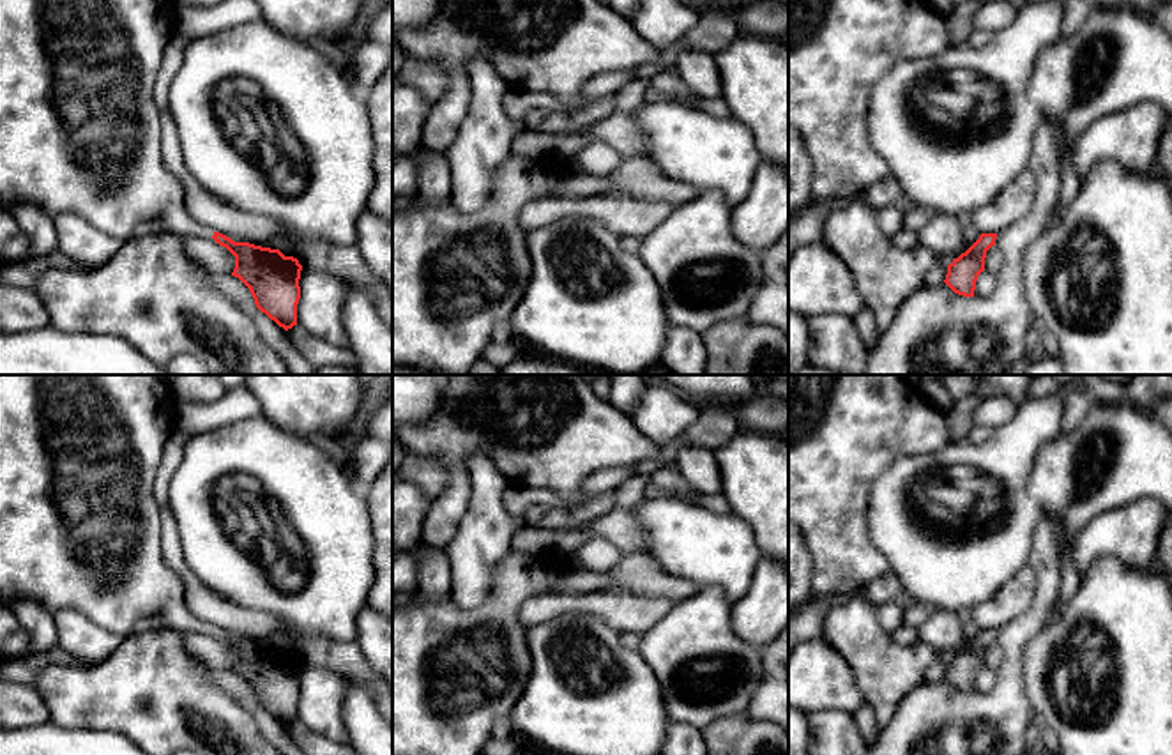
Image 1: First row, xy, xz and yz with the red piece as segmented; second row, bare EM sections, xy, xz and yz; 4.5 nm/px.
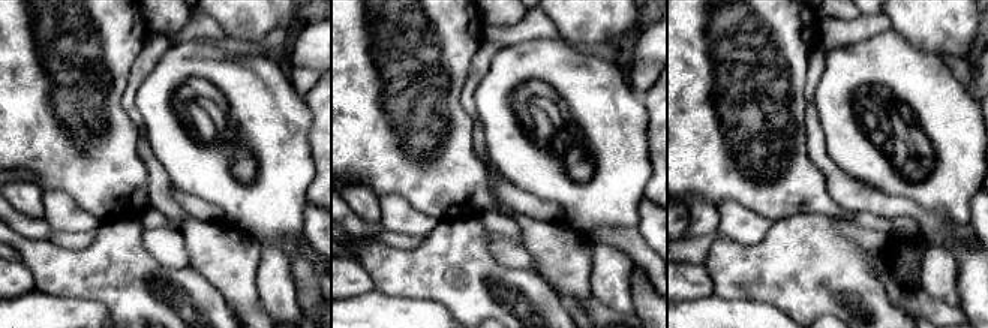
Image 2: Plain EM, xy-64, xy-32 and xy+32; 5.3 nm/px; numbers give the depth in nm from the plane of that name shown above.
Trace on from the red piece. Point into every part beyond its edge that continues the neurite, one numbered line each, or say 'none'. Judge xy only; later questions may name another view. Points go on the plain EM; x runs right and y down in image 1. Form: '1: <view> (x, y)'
1: xy (80, 527)

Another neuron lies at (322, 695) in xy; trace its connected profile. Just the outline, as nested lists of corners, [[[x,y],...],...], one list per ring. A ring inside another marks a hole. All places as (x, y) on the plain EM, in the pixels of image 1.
[[[302,663],[299,683],[297,720],[334,743],[348,744],[343,721],[345,677],[327,667]]]

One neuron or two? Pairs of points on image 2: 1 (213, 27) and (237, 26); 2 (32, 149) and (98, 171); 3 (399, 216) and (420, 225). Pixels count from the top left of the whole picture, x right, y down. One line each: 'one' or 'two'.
1: two
2: one
3: one

